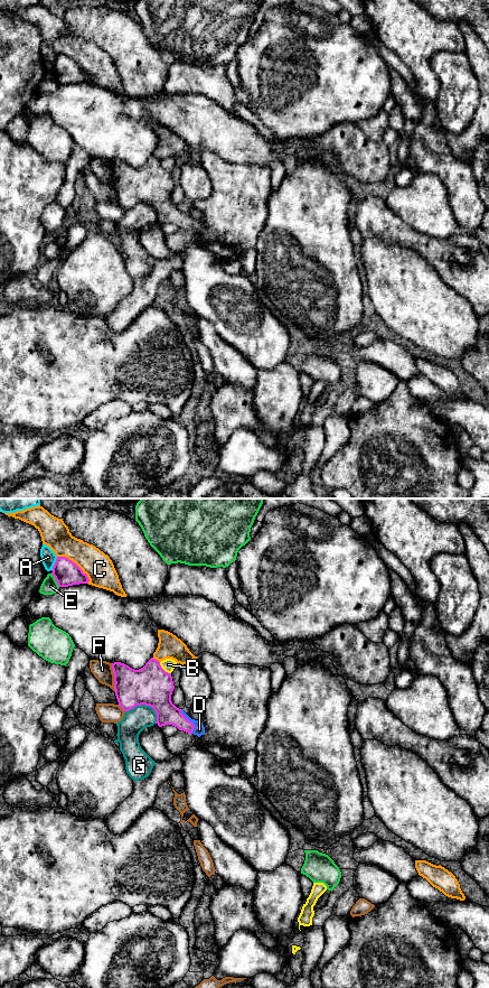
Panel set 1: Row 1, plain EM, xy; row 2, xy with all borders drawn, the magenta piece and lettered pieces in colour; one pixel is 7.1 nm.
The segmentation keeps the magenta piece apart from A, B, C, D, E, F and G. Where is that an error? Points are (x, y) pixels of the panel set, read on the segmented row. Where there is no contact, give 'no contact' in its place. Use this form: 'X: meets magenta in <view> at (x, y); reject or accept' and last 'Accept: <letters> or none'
A: meets magenta in xy at (55, 564); reject
B: meets magenta in xy at (162, 669); reject
C: meets magenta in xy at (75, 564); reject
D: meets magenta in xy at (190, 721); accept
E: meets magenta in xy at (55, 578); reject
F: meets magenta in xy at (114, 678); reject
G: meets magenta in xy at (146, 705); reject
Accept: D

